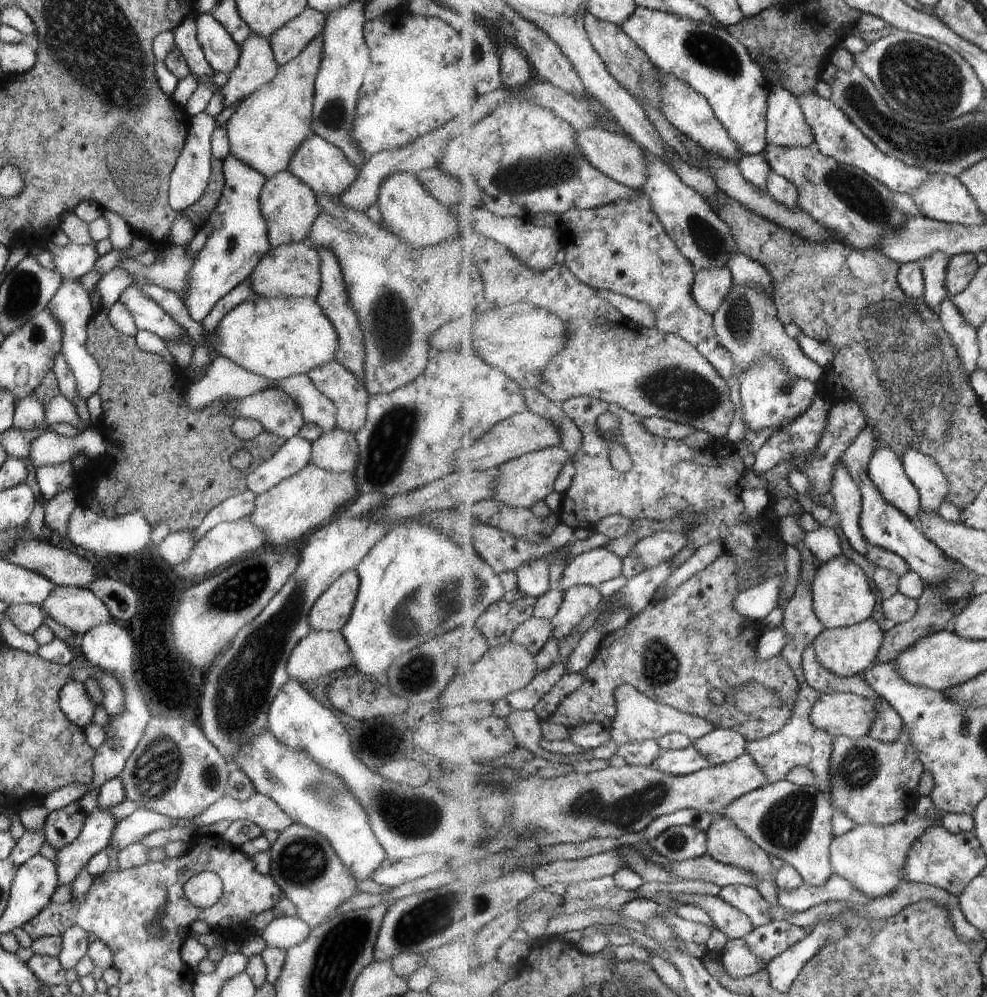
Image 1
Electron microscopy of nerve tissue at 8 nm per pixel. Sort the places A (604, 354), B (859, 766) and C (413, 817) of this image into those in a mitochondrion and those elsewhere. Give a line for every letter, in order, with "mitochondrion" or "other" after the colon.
A: other
B: mitochondrion
C: mitochondrion

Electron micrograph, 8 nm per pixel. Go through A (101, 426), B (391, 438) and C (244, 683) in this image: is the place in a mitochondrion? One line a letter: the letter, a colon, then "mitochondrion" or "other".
A: other
B: mitochondrion
C: mitochondrion

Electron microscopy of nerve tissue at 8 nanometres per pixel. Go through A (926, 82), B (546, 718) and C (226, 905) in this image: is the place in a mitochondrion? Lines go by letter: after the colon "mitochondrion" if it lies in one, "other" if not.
A: mitochondrion
B: other
C: other

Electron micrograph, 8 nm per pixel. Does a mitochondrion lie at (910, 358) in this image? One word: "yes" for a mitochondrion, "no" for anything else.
yes

